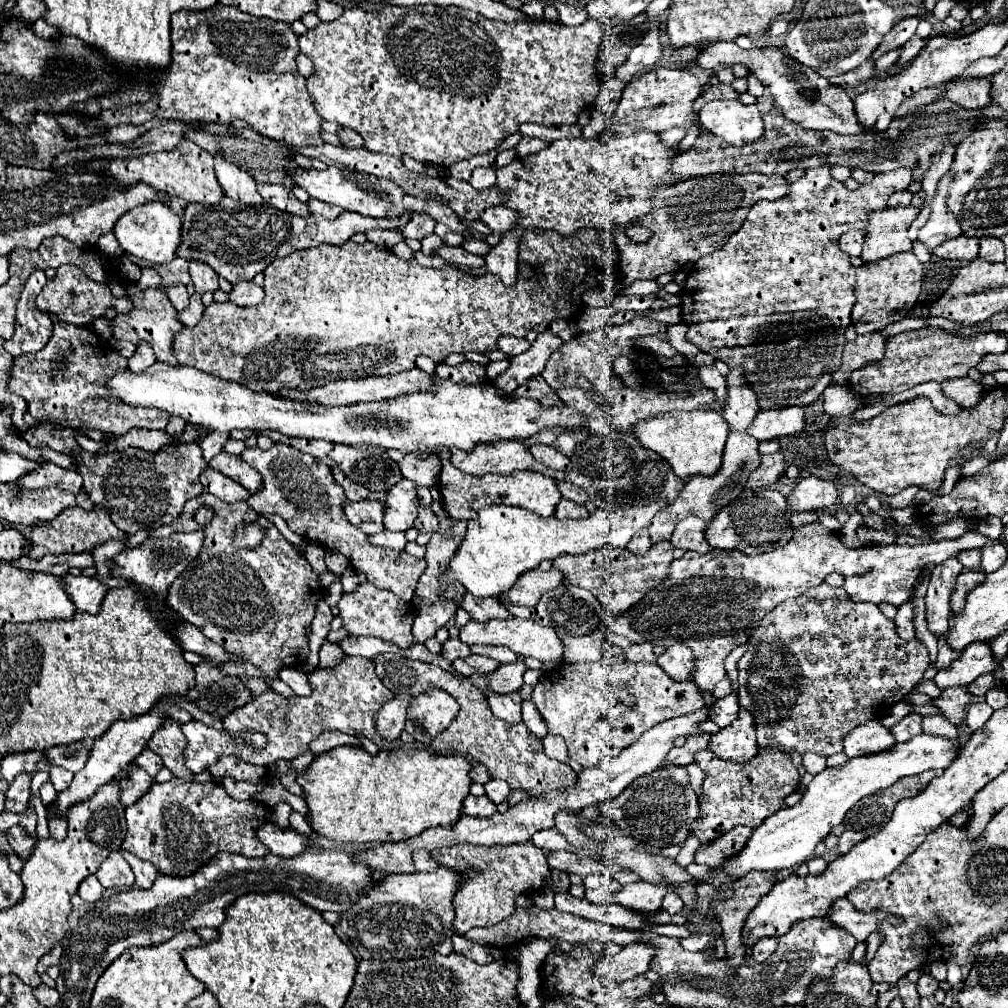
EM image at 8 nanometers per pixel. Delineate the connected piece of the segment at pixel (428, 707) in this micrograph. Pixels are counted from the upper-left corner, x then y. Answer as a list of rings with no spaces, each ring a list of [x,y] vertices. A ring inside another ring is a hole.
[[[430,689],[415,697],[409,706],[405,731],[416,741],[430,745],[430,741],[440,735],[458,715],[460,707],[442,689]]]

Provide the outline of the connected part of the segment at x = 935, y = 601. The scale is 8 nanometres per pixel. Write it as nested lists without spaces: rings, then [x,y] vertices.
[[[950,558],[937,565],[931,572],[928,593],[926,593],[926,623],[932,635],[942,637],[948,629],[948,597],[956,577],[963,566],[956,558]]]

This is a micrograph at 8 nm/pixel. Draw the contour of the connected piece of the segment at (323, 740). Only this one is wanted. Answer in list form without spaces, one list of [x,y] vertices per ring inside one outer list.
[[[328,731],[328,733],[322,733],[316,741],[312,741],[310,745],[310,751],[314,755],[320,755],[320,753],[326,753],[334,747],[342,747],[342,745],[352,745],[352,747],[360,747],[360,741],[352,735],[346,735],[346,733],[336,733],[336,731]]]

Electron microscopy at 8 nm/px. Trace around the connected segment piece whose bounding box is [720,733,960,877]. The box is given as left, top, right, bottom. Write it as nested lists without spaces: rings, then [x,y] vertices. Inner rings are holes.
[[[920,733],[906,743],[896,743],[888,753],[872,753],[868,757],[848,759],[840,767],[828,767],[814,777],[814,781],[806,787],[804,797],[794,807],[786,807],[768,817],[760,827],[754,829],[746,849],[740,855],[720,867],[722,871],[742,877],[752,869],[760,871],[782,871],[806,861],[814,847],[830,833],[832,827],[840,825],[846,817],[846,811],[866,795],[874,795],[880,789],[892,787],[898,779],[924,773],[928,769],[946,769],[958,755],[960,747],[948,737],[936,737]]]

